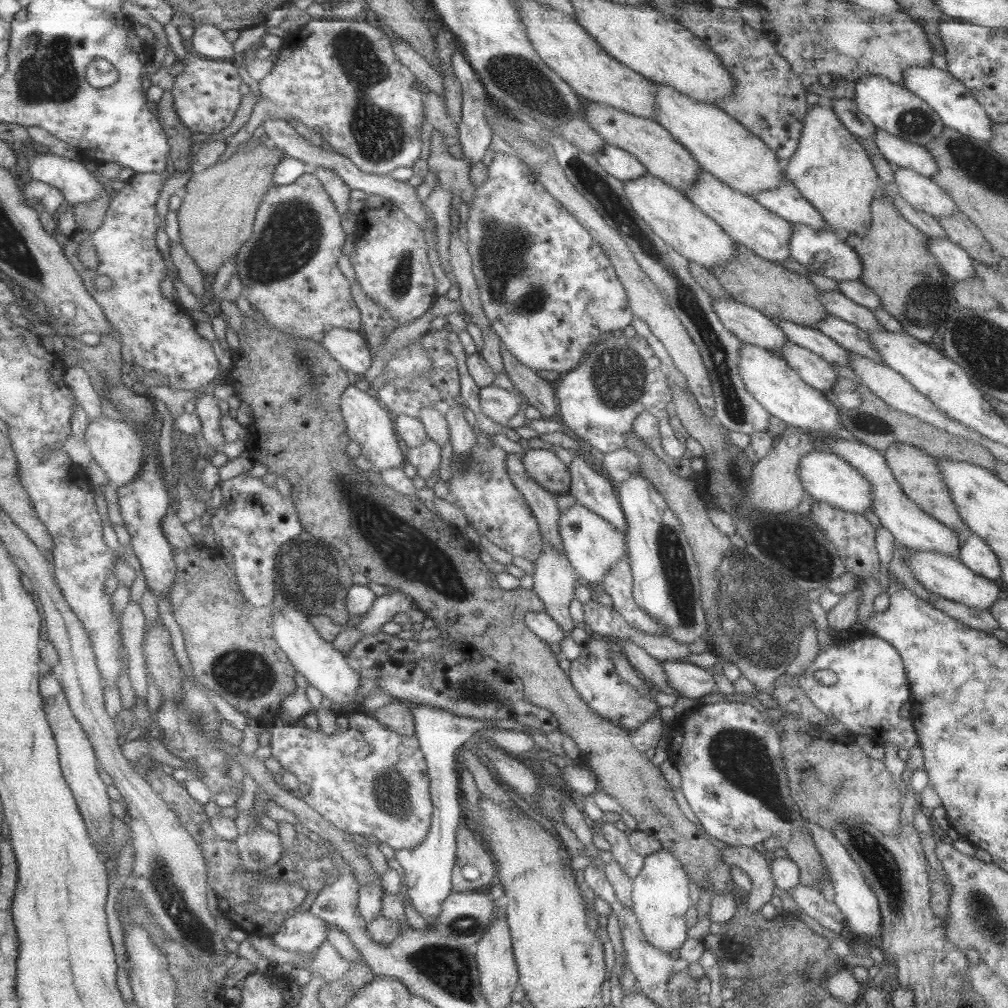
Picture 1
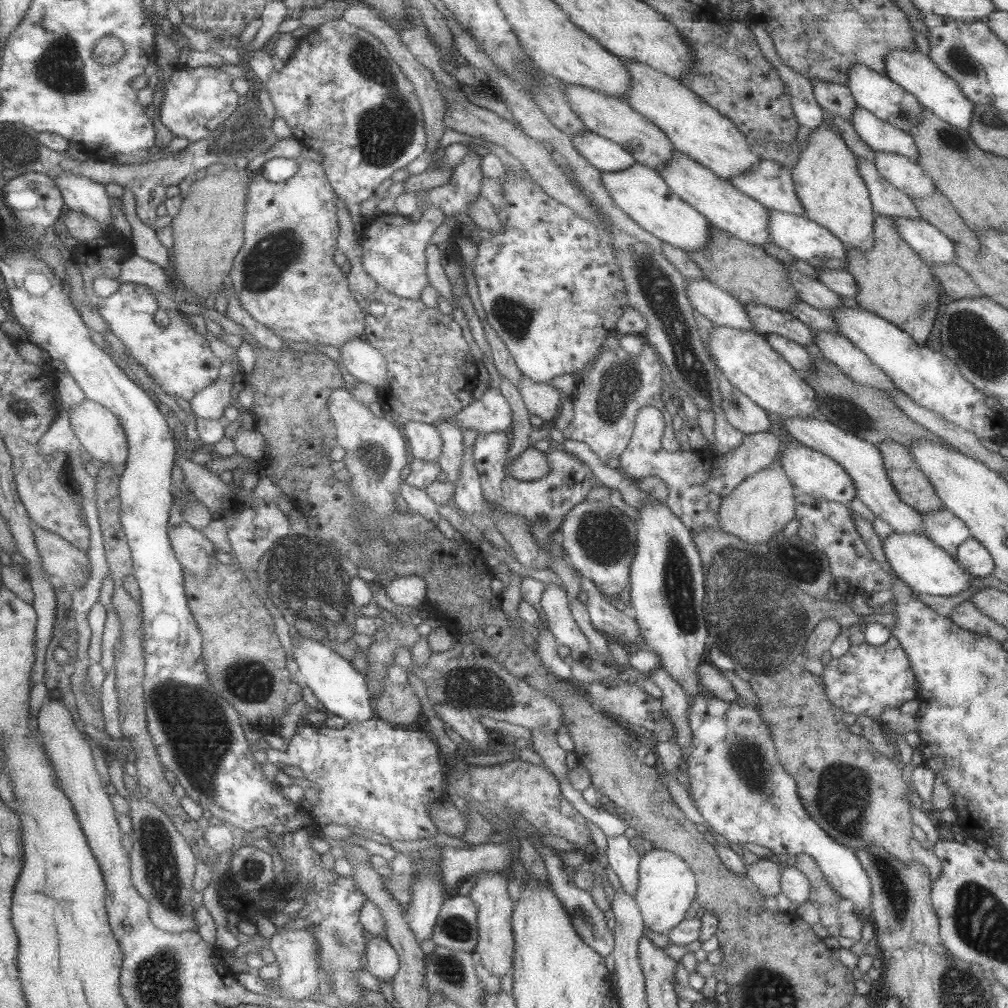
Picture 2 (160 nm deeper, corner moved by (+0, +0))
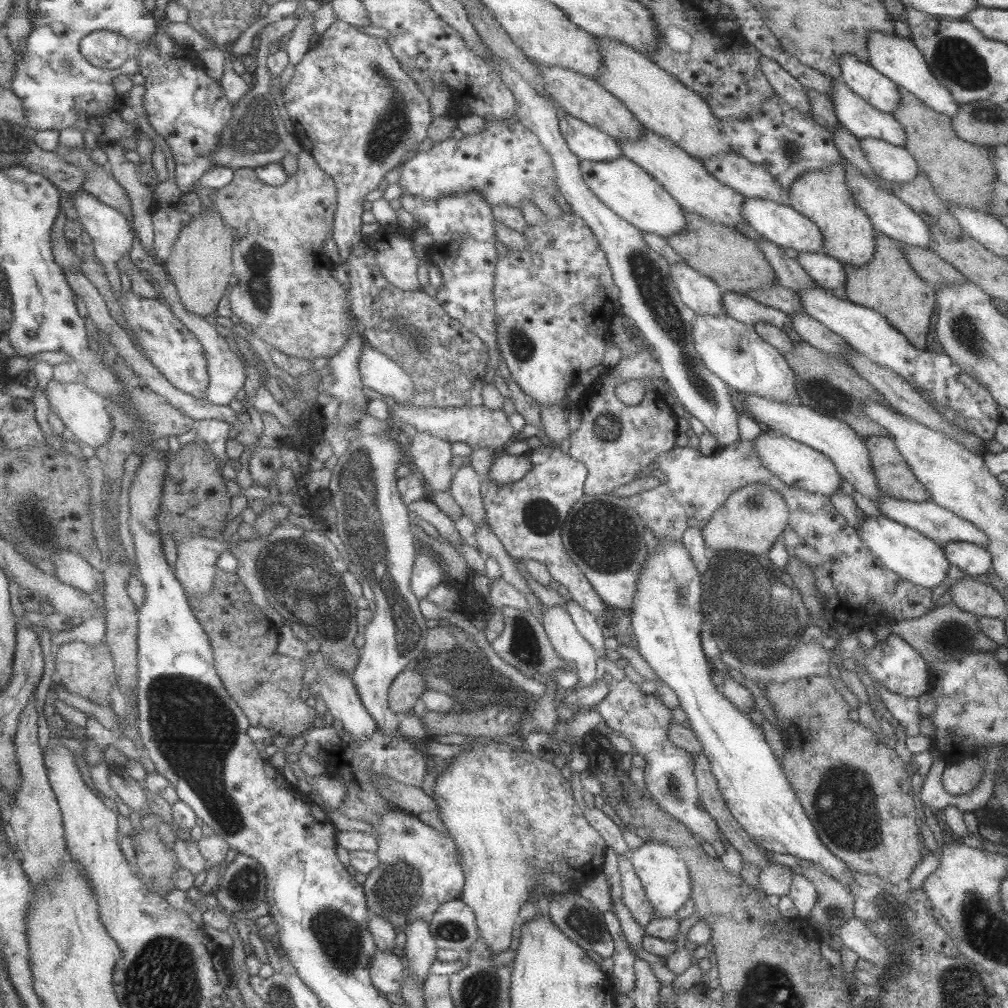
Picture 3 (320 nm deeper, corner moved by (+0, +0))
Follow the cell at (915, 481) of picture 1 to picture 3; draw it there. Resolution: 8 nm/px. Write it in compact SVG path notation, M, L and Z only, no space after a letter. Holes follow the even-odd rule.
M873 435L861 439L868 452L877 489L881 490L881 493L910 502L930 500L927 490L909 470L891 437Z

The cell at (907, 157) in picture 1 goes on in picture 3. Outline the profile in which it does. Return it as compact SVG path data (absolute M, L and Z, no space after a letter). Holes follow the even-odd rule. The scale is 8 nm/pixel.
M839 80L833 81L828 98L838 124L844 126L858 140L875 138L893 146L905 146L906 136L899 122L892 115L873 108Z

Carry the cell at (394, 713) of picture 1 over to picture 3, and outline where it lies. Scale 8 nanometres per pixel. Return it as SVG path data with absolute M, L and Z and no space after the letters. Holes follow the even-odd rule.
M402 670L388 688L388 707L398 717L407 715L424 691L424 679L417 670Z

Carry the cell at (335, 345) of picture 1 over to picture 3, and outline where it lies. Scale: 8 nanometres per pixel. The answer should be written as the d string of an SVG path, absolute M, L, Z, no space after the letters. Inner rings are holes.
M365 344L358 360L362 385L391 396L396 403L411 401L414 386L411 377L388 356Z

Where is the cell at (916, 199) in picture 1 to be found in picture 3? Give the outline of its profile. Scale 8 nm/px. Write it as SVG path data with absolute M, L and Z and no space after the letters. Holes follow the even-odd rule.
M875 138L859 140L859 147L872 171L891 183L909 182L920 172L916 160L904 147L893 146L883 140L875 140Z

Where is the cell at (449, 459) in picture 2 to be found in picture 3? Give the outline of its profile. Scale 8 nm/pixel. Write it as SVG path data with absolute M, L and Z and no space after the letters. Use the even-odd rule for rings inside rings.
M470 464L461 465L453 473L448 491L453 501L461 508L462 515L465 515L474 527L479 523L487 524L479 492L480 481L481 478Z

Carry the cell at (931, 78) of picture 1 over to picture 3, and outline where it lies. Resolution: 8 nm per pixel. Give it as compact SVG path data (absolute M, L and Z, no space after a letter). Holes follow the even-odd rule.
M889 33L869 34L867 36L867 55L868 63L874 70L883 74L883 77L895 85L901 86L903 90L907 90L907 93L914 94L925 106L946 114L949 118L956 113L960 103L955 102L947 89L937 83L937 79L931 75L923 56L908 38Z

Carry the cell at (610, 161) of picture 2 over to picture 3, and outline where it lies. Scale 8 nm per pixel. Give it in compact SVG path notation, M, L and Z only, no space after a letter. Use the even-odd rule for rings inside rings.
M567 113L557 118L557 124L569 151L579 160L608 161L623 156L617 141L593 125Z

